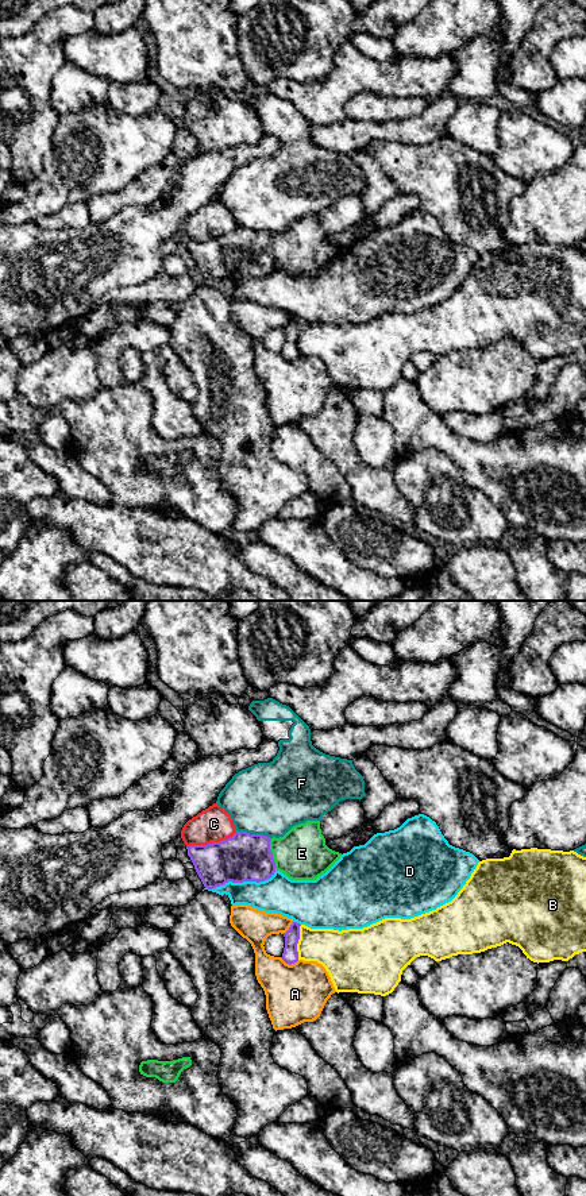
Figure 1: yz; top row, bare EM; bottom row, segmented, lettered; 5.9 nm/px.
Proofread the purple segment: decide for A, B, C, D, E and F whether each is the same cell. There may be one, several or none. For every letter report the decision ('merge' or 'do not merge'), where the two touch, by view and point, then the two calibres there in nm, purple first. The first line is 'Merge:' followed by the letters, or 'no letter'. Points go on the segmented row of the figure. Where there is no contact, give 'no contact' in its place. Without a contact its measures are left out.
Merge: no letter
A: do not merge; contact yz (289, 964); calibres 90 and 360 nm
B: do not merge; contact yz (297, 942); calibres 90 and 240 nm
C: do not merge; contact yz (212, 843); calibres 280 and 200 nm
D: do not merge; contact yz (241, 882); calibres 280 and 220 nm
E: do not merge; contact yz (272, 853); calibres 280 and 300 nm
F: do not merge; contact yz (254, 834); calibres 280 and 440 nm

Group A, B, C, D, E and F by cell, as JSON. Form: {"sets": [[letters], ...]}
{"sets": [["A"], ["B"], ["C"], ["D"], ["E"], ["F"]]}

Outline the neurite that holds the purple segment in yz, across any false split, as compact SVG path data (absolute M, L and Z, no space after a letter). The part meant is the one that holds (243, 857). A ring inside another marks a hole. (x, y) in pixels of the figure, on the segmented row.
M236 832L220 842L186 846L194 869L208 890L228 881L265 881L275 872L271 838Z

